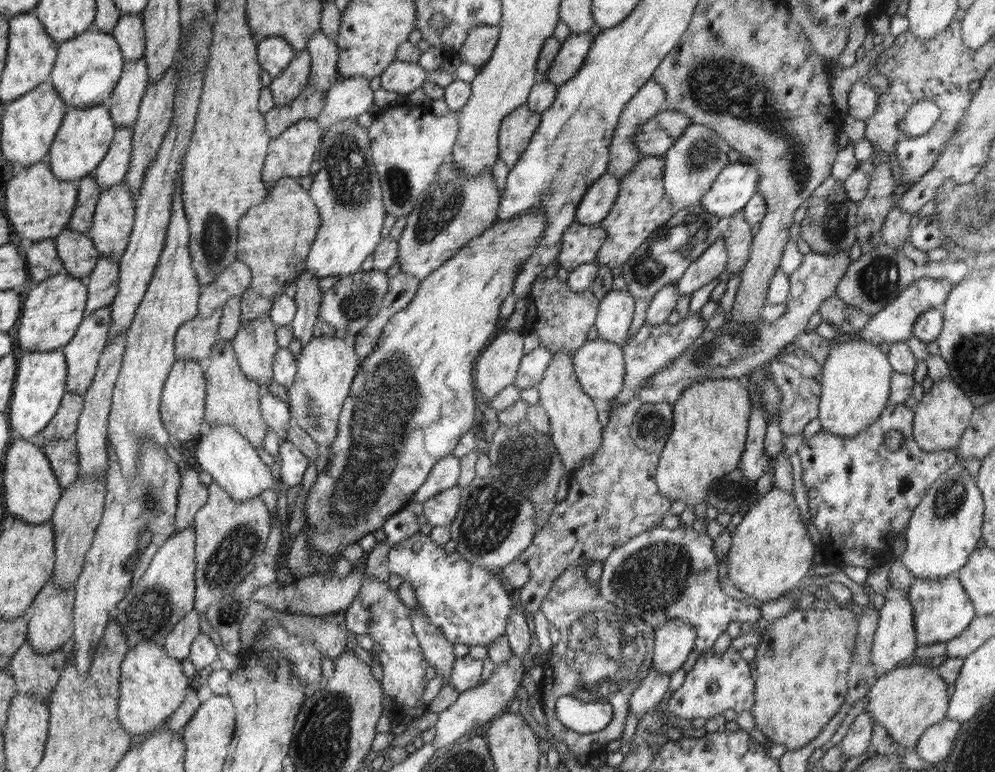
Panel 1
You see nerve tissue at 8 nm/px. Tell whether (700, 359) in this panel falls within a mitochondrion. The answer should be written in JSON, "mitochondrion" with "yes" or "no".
{"mitochondrion":"yes"}

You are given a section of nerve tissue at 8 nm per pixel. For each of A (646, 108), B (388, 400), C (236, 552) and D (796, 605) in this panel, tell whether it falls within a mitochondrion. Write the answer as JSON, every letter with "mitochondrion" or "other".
{"A":"other","B":"mitochondrion","C":"mitochondrion","D":"other"}

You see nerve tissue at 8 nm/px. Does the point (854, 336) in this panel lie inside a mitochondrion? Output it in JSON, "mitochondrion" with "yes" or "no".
{"mitochondrion":"no"}

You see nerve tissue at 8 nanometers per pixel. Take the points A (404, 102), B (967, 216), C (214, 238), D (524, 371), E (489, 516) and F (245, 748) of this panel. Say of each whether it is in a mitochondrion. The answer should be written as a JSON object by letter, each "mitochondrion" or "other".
{"A":"other","B":"mitochondrion","C":"mitochondrion","D":"other","E":"mitochondrion","F":"other"}

